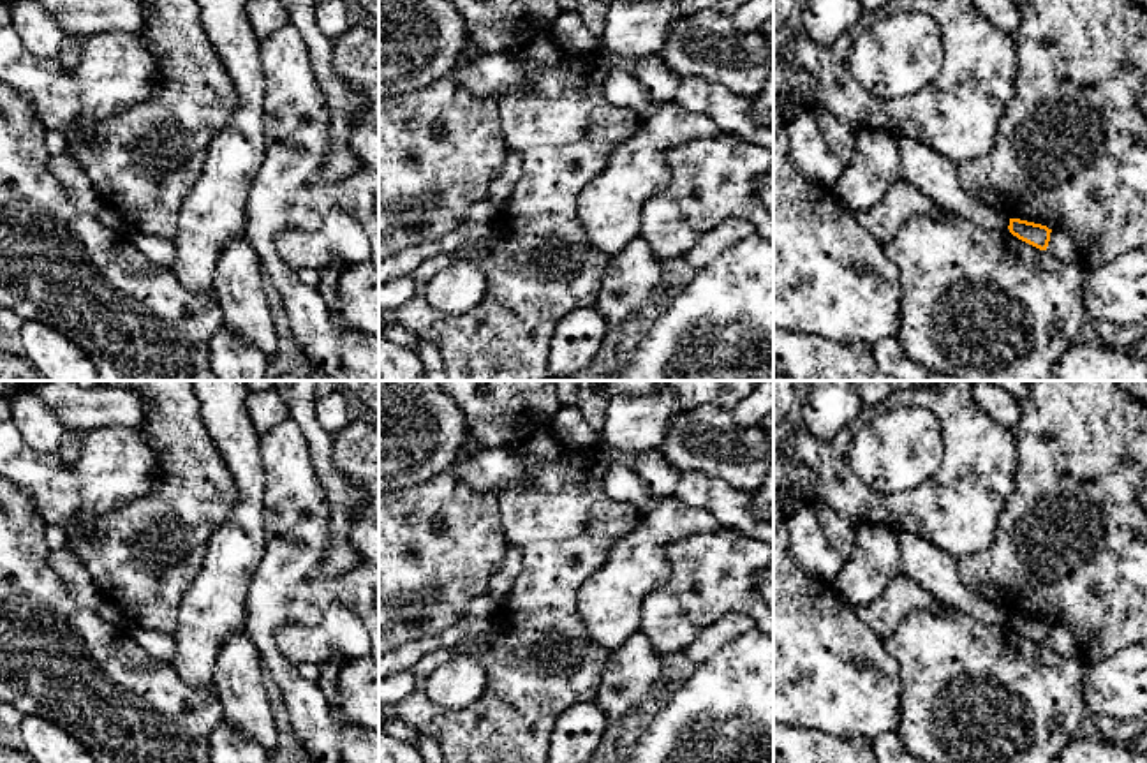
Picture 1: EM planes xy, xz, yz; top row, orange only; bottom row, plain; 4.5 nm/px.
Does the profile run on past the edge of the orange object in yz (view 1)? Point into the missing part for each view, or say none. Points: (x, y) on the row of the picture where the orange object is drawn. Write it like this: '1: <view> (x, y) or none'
1: none

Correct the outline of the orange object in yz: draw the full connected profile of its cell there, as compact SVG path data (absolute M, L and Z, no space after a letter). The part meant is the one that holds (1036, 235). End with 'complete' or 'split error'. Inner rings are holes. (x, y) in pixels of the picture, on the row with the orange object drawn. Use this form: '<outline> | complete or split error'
M1010 219L1008 229L1013 236L1040 250L1047 250L1048 247L1052 229L1048 229L1047 226L1020 219Z | complete

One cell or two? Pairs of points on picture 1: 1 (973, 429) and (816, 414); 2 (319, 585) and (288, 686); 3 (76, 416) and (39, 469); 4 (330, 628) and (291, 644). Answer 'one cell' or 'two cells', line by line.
1: two cells
2: one cell
3: two cells
4: one cell

